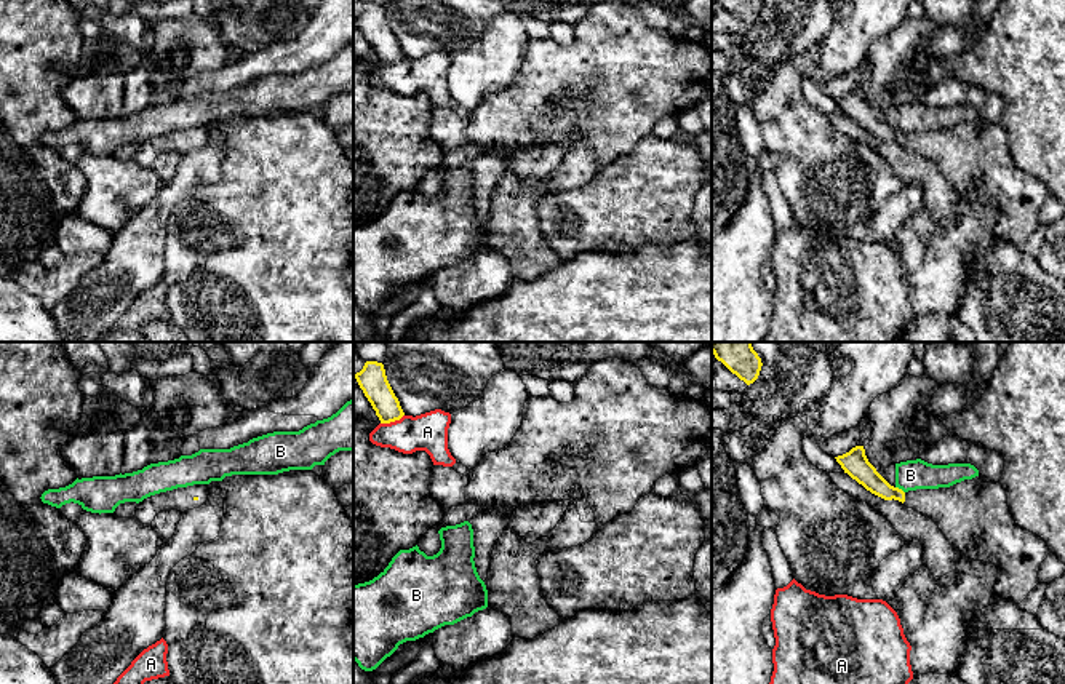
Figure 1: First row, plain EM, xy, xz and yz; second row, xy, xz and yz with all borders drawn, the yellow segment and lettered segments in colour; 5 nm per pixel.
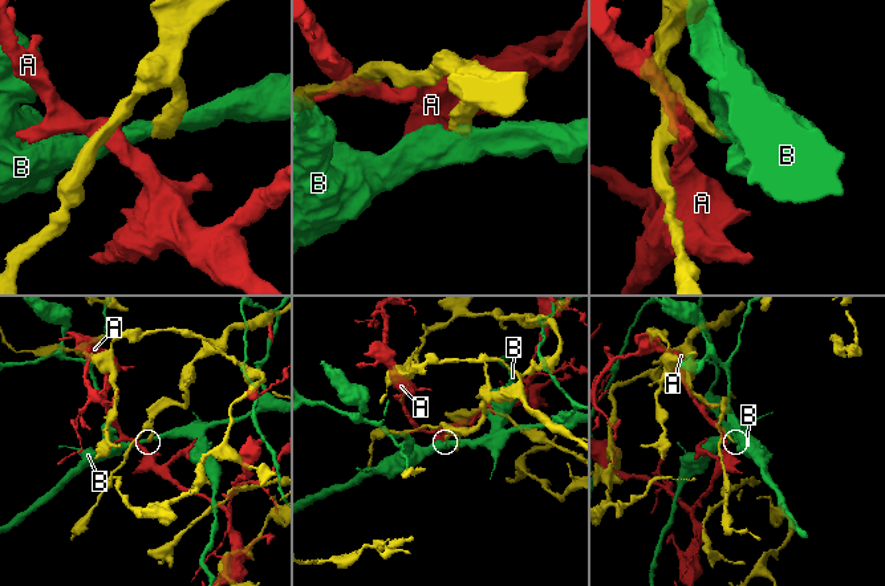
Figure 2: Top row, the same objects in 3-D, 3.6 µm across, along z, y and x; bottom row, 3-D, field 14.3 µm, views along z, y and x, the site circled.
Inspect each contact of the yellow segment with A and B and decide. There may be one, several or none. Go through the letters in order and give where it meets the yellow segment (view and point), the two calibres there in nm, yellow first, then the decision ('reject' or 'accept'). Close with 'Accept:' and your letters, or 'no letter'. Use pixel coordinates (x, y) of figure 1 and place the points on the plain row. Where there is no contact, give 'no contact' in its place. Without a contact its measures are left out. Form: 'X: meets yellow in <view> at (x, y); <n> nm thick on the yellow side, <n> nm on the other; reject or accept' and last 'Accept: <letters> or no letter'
A: meets yellow in xz at (392, 63); 140 nm thick on the yellow side, 190 nm on the other; reject
B: meets yellow in yz at (901, 131); 120 nm thick on the yellow side, 150 nm on the other; reject
Accept: no letter

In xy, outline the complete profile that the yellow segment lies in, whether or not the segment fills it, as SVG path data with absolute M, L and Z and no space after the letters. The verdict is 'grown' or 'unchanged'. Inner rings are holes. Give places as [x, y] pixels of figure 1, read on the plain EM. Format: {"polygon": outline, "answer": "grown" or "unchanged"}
{"polygon": "M193 126L187 129L178 129L173 133L160 134L150 137L138 145L136 160L142 166L152 166L155 158L165 152L178 152L181 155L193 152L206 145L208 142L208 128Z", "answer": "grown"}

